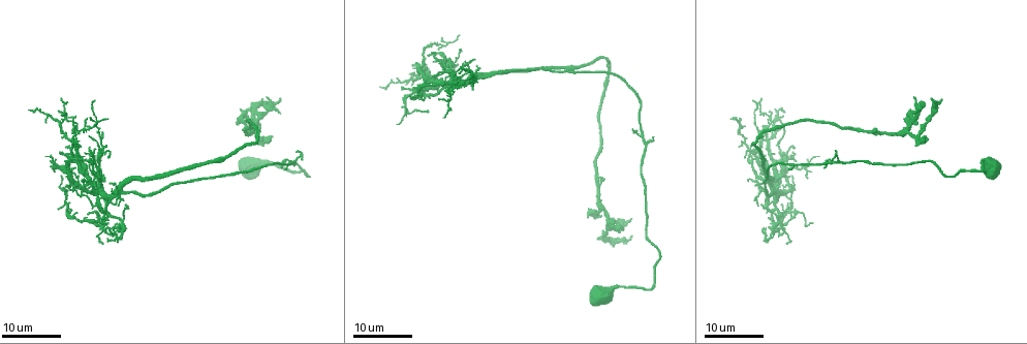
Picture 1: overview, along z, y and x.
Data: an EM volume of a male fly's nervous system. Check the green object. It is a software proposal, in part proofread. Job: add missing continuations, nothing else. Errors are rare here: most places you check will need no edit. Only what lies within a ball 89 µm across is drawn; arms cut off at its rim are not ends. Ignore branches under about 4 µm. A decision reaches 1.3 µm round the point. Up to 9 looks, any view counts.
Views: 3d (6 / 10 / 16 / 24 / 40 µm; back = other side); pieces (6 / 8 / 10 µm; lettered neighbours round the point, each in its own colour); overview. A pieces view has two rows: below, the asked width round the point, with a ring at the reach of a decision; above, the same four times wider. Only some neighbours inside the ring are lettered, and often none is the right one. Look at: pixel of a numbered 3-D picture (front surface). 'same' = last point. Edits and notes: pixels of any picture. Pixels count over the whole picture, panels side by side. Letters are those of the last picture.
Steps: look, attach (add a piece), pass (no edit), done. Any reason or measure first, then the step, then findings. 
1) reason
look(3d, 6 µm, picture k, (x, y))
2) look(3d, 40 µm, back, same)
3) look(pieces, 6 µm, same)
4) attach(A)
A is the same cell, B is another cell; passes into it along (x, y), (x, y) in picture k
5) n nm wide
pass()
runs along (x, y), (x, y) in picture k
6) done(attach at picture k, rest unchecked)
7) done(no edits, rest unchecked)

free end
look(3d, 16 µm, picture 1, (761, 99))

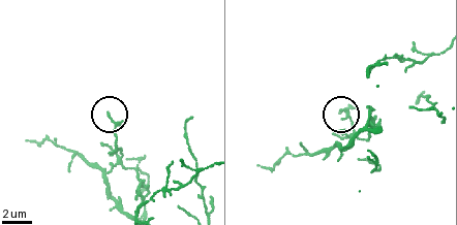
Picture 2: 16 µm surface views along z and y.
see the neighbours
look(pieces, 6 µm, picture 2, (110, 115))

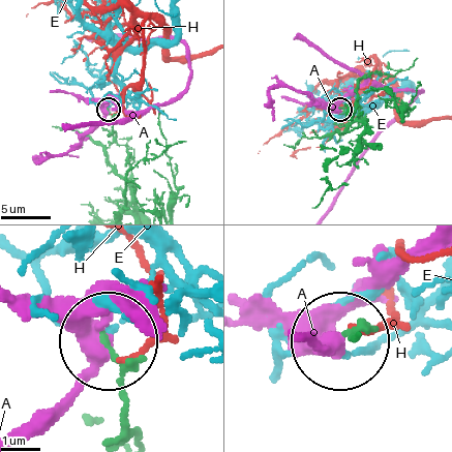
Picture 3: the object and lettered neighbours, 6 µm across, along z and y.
130 nm wide
pass()
A, E and H are other cells; runs along (138, 434), (124, 421), (124, 372), (108, 345) in picture 3; no lettered piece goes on from it

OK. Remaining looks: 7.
free end
look(3d, 16 µm, picture 1, (746, 181))

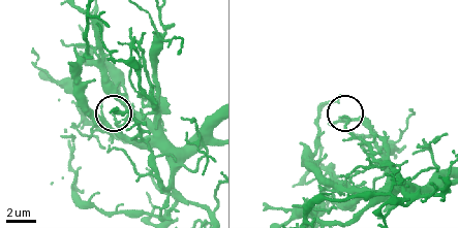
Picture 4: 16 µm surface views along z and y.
look(pieces, 6 µm, picture 4, (344, 115))

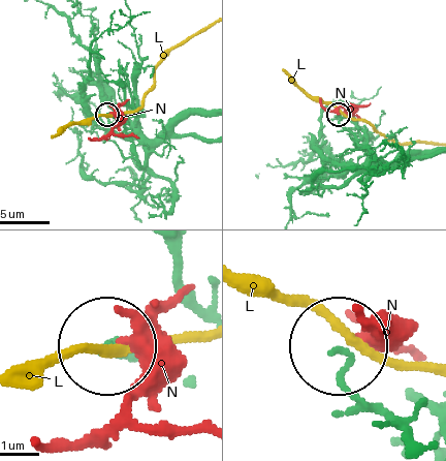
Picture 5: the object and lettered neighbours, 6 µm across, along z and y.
150 nm wide
pass()
L and N are other cells; runs along (404, 435), (354, 396), (338, 350) in picture 5; none of them fits

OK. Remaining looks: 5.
an open end
look(3d, 16 µm, picture 1, (110, 227))

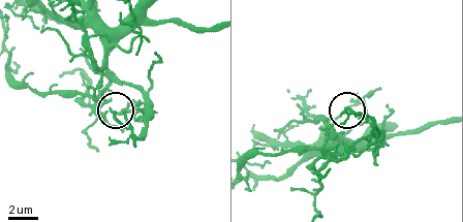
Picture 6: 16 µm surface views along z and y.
look(pieces, 6 µm, picture 6, (113, 115))

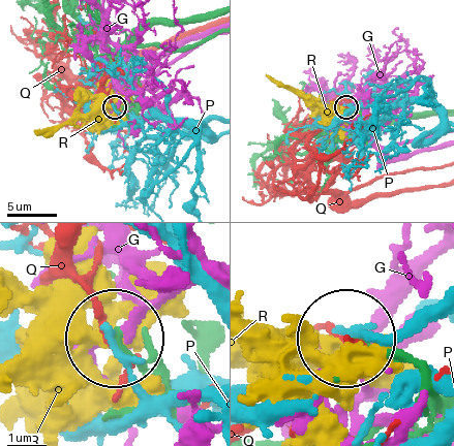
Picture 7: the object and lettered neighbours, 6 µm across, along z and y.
pass()
G, P, Q and R are other cells; no lettered piece goes on from it

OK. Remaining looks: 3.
tapers out
look(3d, 16 µm, picture 1, (788, 205))

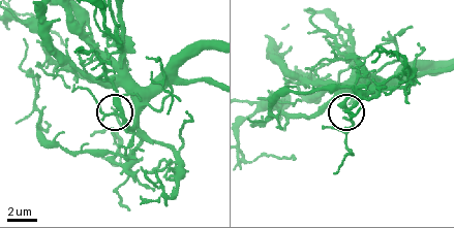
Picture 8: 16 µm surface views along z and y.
look(3d, 6 µm, same)

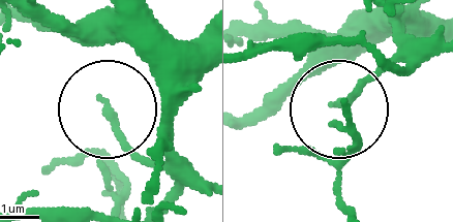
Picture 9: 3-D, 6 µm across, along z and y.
look(pieces, 6 µm, picture 9, (104, 102))

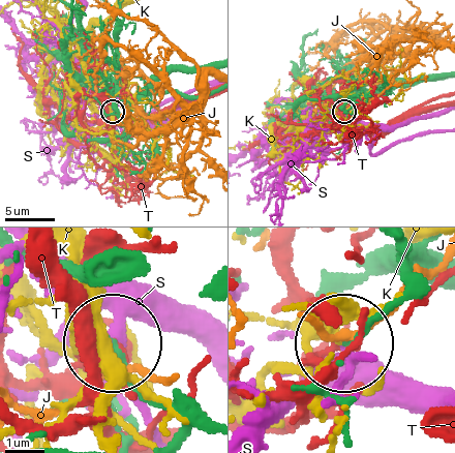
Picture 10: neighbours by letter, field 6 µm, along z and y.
pass()
J, K, S and T are other cells; runs along (165, 403), (116, 351) in picture 10; none of them fits

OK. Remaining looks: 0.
done(no edits, rest unchecked)

